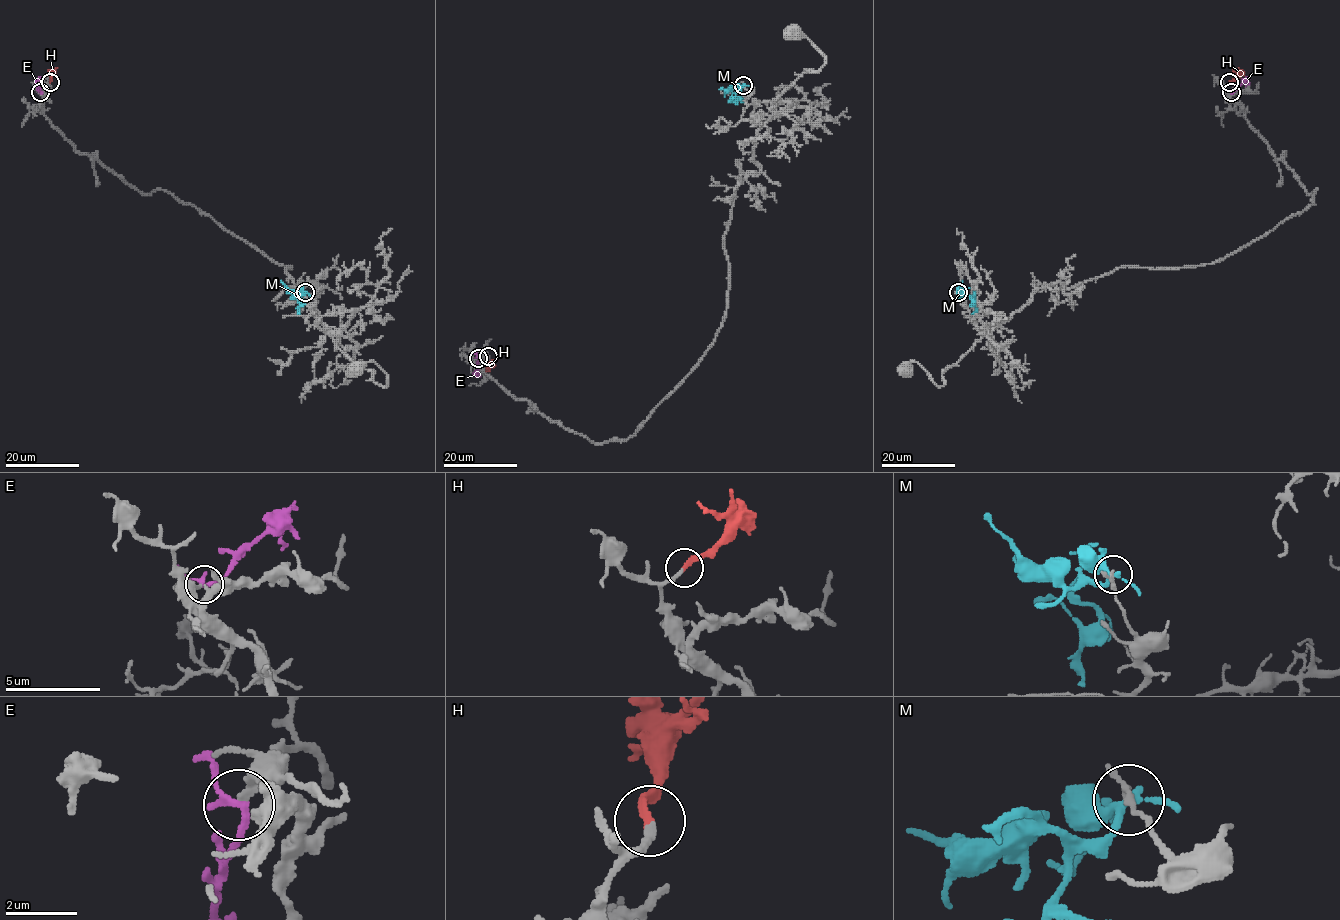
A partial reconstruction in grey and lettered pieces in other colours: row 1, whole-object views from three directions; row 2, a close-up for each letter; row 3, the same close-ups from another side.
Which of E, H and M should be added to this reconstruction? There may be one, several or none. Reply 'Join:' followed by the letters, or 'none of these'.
Join: E, H

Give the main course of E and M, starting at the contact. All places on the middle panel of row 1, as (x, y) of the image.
E: (479, 358), (476, 373), (480, 376)
M: (743, 85), (737, 91), (740, 99), (737, 103), (738, 99)

